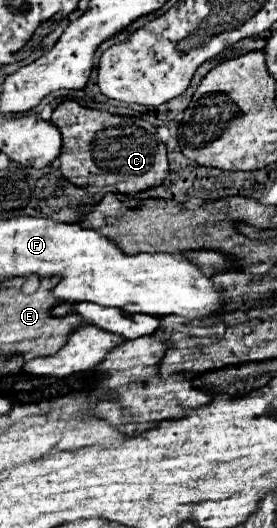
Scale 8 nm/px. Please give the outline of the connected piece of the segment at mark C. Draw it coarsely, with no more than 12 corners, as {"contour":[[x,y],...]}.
{"contour":[[64,100],[60,170],[76,186],[136,194],[168,176],[140,116]]}

